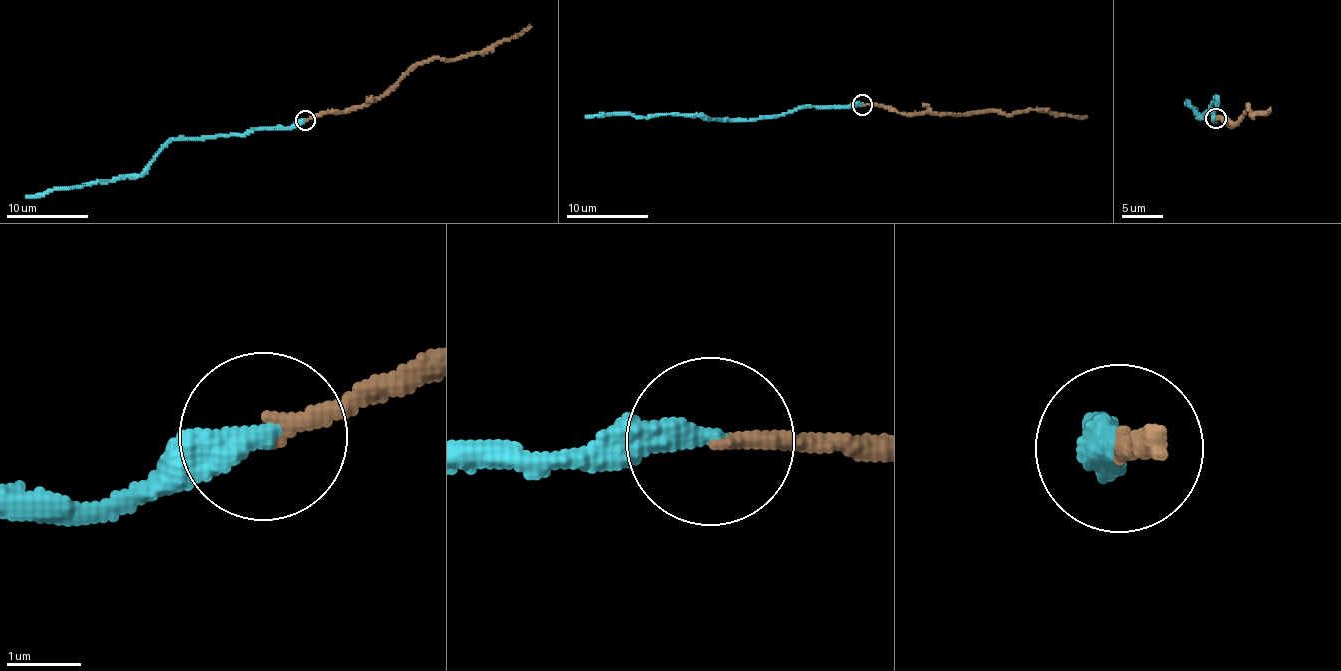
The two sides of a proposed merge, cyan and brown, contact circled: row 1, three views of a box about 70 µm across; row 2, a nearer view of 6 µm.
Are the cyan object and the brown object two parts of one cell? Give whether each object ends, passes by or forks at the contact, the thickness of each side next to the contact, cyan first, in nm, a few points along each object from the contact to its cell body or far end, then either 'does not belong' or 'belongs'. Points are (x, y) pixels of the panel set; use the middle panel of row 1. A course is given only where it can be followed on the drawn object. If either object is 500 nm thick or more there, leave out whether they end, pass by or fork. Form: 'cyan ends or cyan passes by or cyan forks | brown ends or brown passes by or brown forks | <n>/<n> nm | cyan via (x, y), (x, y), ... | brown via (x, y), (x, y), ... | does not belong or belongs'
cyan ends | brown ends | 380/240 nm | cyan via (863, 105), (808, 106), (780, 115), (729, 121), (708, 120), (698, 114), (585, 118) | brown via (863, 105), (919, 113), (963, 115), (1043, 110), (1049, 113), (1087, 118) | belongs

